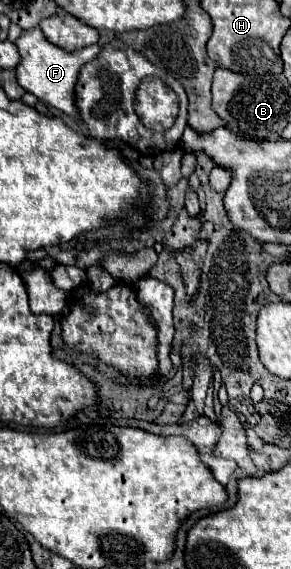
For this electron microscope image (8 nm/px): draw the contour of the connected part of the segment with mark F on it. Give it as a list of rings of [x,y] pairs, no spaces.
[[[32,29],[32,31],[24,31],[20,35],[20,39],[16,41],[16,47],[22,57],[18,71],[16,71],[20,85],[26,91],[30,91],[32,95],[36,95],[40,101],[44,101],[46,105],[62,111],[64,115],[68,115],[74,121],[80,121],[78,107],[76,107],[78,75],[86,63],[90,63],[94,57],[98,57],[100,45],[90,45],[86,49],[78,49],[76,53],[66,53],[66,51],[58,49],[56,45],[50,45],[46,41],[46,37],[42,37],[40,29]]]

